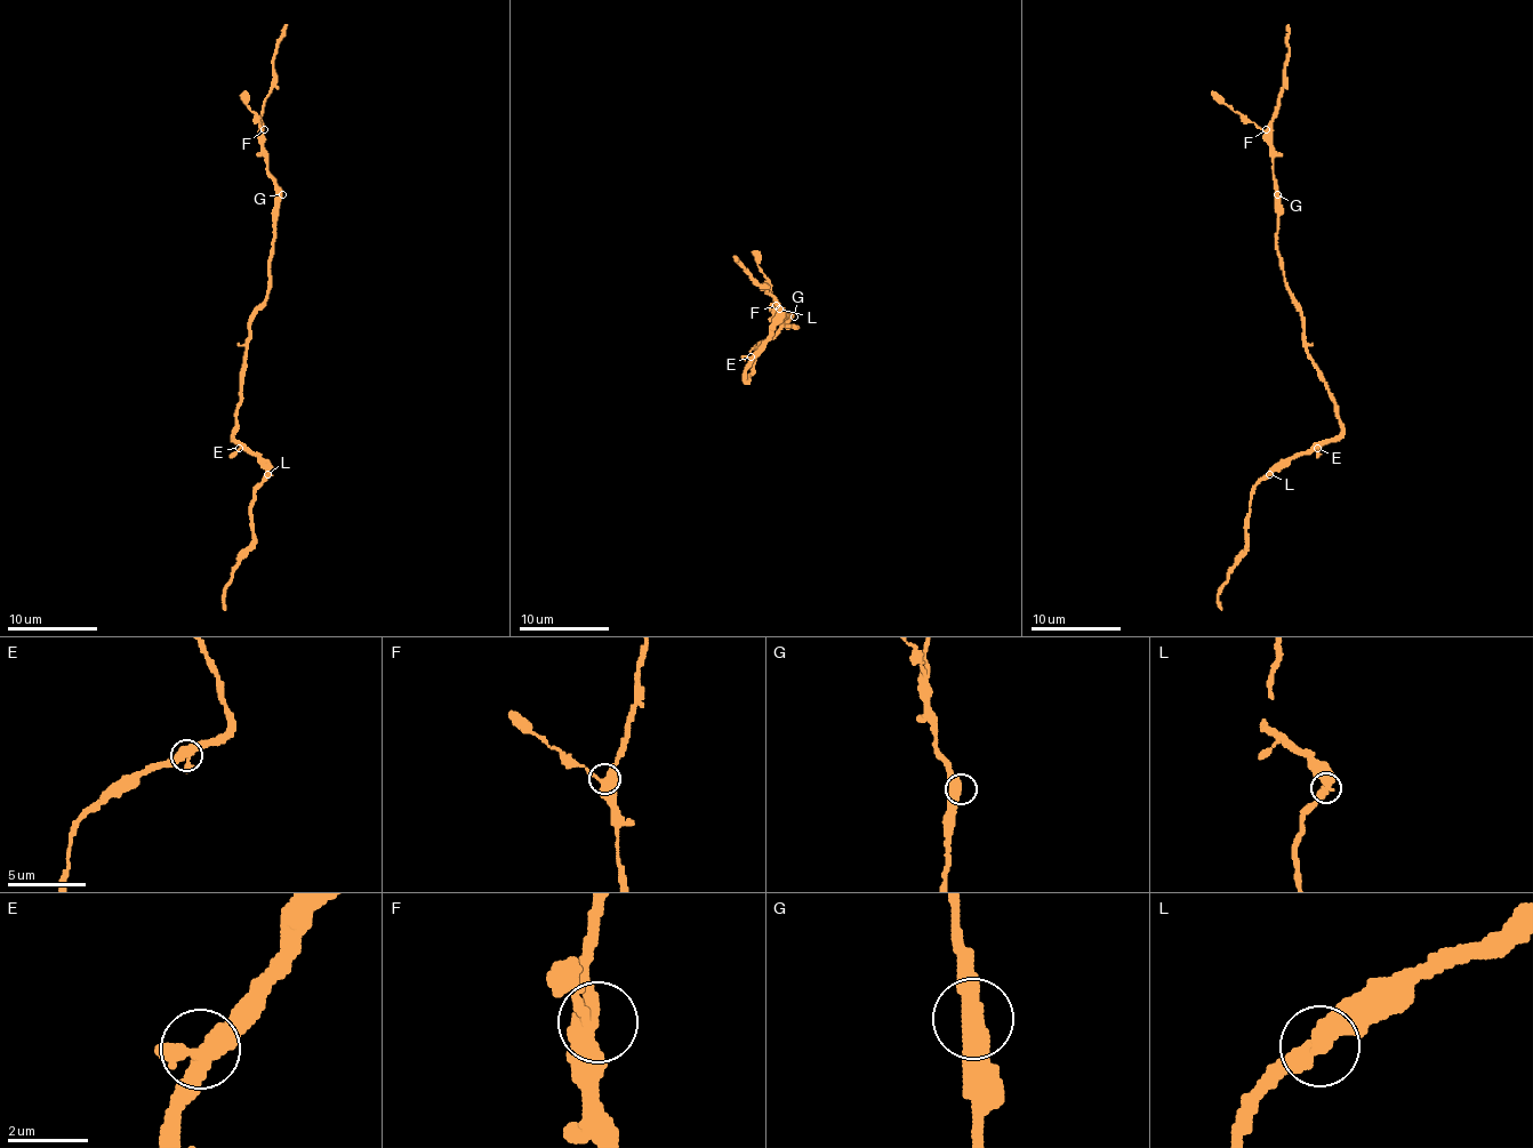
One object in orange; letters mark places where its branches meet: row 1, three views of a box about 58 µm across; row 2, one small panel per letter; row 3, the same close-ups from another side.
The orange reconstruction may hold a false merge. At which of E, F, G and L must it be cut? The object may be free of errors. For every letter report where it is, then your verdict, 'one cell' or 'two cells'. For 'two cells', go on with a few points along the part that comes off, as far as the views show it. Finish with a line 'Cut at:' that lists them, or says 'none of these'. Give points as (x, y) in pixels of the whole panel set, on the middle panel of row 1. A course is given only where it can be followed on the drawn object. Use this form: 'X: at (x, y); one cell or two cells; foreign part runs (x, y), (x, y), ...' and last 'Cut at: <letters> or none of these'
E: at (751, 356); one cell
F: at (776, 305); one cell
G: at (794, 316); one cell
L: at (779, 308); one cell
Cut at: none of these

